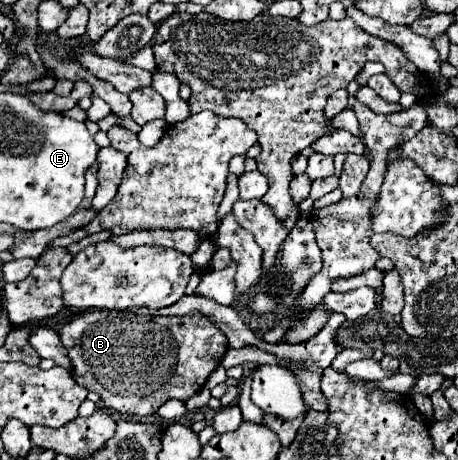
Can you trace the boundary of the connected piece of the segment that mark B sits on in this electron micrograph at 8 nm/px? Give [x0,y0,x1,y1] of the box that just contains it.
[60,310,228,416]

